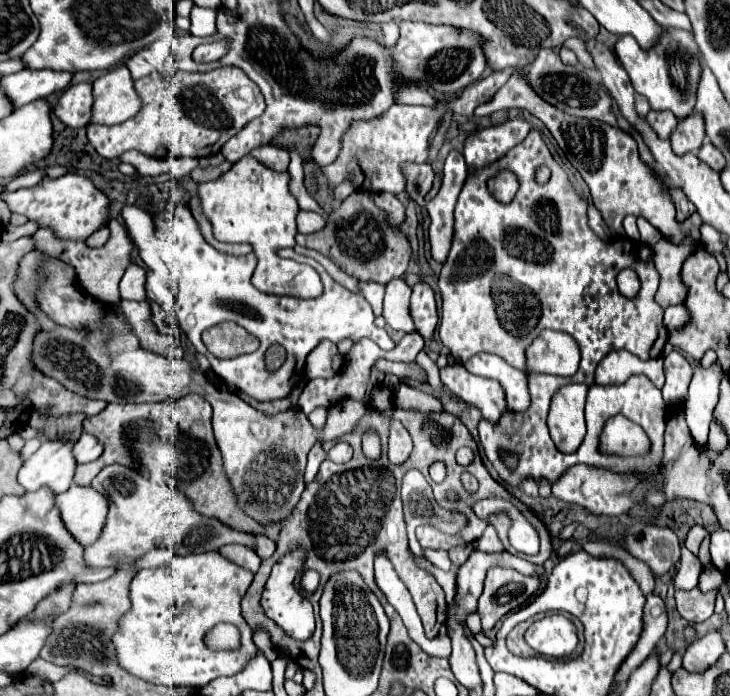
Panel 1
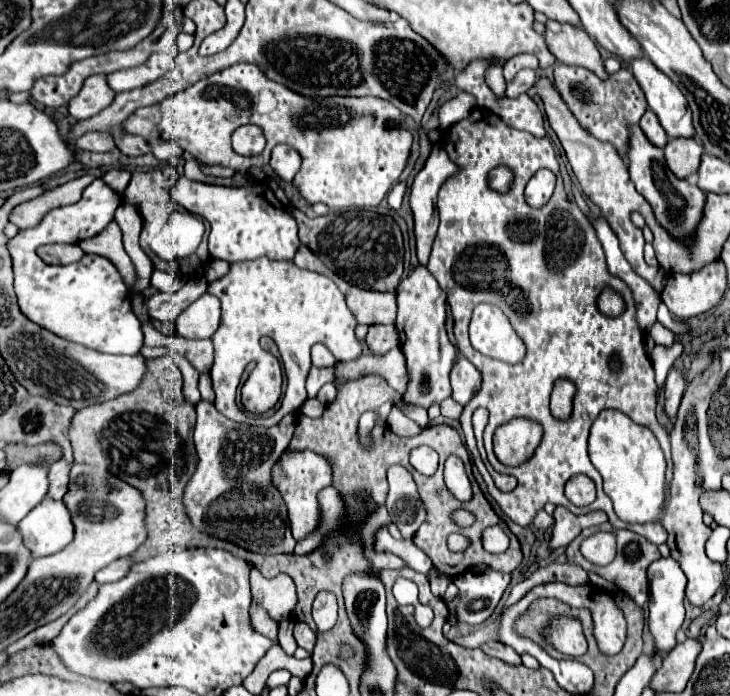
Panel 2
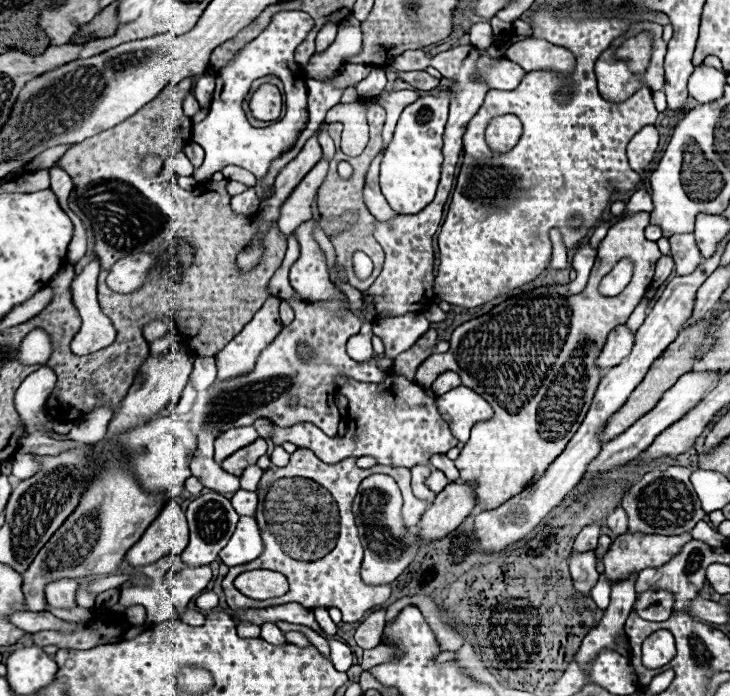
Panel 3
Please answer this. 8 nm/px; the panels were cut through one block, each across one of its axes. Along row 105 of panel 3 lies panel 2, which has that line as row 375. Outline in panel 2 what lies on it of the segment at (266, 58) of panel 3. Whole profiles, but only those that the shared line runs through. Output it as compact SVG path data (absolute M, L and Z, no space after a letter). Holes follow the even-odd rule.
M244 260L230 264L226 276L208 284L206 292L220 298L222 302L222 320L218 330L212 334L214 344L214 364L210 370L212 386L216 392L216 408L234 422L246 422L254 426L274 426L288 412L300 408L306 400L306 376L310 370L310 348L316 342L322 342L330 348L338 362L350 362L362 356L362 344L356 338L356 316L344 304L344 296L334 286L330 288L330 278L324 274L302 270L292 260ZM262 336L272 336L276 342L287 386L280 410L270 418L248 418L236 406L236 386L240 384L244 368L256 358L258 340Z

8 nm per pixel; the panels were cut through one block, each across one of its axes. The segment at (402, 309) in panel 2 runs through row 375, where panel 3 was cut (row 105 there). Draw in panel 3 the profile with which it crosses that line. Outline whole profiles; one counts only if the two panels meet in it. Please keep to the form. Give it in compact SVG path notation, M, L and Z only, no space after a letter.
M440 90L438 96L422 96L414 104L406 106L398 120L394 138L382 158L380 168L382 194L398 214L416 214L434 200L440 180L440 148L448 118L448 104L450 90Z

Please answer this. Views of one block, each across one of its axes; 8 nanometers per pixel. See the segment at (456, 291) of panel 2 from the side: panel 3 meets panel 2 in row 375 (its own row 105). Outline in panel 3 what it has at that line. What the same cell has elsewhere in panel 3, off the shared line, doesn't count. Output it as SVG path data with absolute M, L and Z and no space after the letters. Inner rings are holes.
M552 4L530 8L528 24L532 28L532 38L542 38L556 46L564 46L578 60L578 68L566 78L566 82L570 82L568 102L558 102L554 98L560 90L557 84L564 82L561 80L565 76L551 71L534 71L524 74L518 90L490 90L478 114L468 122L468 130L464 134L464 160L448 216L438 234L440 264L434 278L436 302L448 302L460 308L476 308L508 290L514 290L538 278L548 268L552 258L552 242L548 238L550 228L560 228L564 244L568 248L576 248L576 244L580 244L580 240L586 238L588 230L594 228L594 224L600 220L604 208L608 206L610 194L634 190L634 186L640 182L640 174L634 172L628 164L626 146L640 128L654 124L658 118L652 102L652 92L636 92L620 106L614 106L598 94L594 76L594 62L608 48L608 42L624 35L635 22L620 18L592 17L588 12L590 10L581 4L564 9ZM502 114L516 114L524 124L524 132L518 140L518 146L514 146L510 152L492 152L486 144L484 132L488 122ZM574 214L582 218L580 228L570 228L568 224Z

